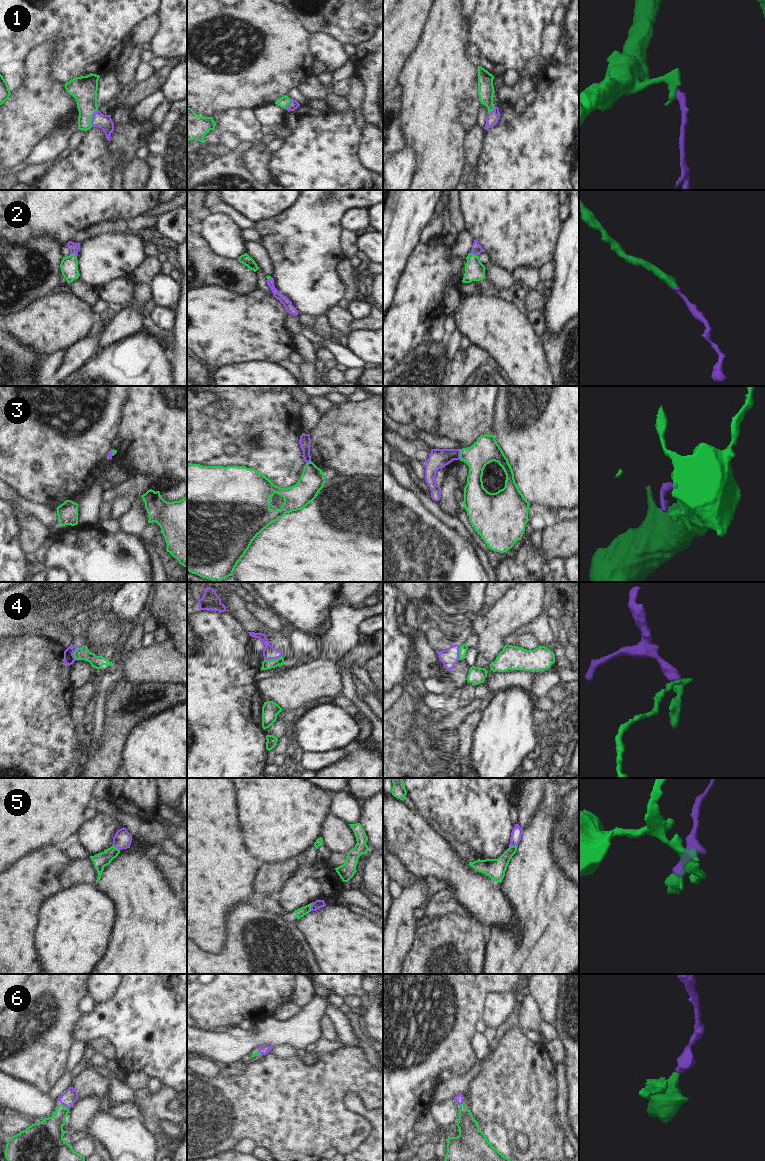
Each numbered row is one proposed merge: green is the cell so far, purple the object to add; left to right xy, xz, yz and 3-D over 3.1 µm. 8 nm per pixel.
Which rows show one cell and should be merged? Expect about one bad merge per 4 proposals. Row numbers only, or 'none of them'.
1, 2, 3, 6

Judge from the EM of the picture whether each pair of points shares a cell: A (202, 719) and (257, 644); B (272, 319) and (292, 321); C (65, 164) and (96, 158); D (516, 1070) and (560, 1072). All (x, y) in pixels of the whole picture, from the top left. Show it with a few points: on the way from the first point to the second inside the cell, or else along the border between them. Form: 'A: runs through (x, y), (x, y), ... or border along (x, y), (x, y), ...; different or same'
A: border along (249, 636), (249, 646), (261, 663); different
B: border along (287, 312), (283, 319), (283, 325), (288, 330); different
C: runs through (73, 164), (88, 164); same
D: border along (554, 1064), (556, 1085); different

